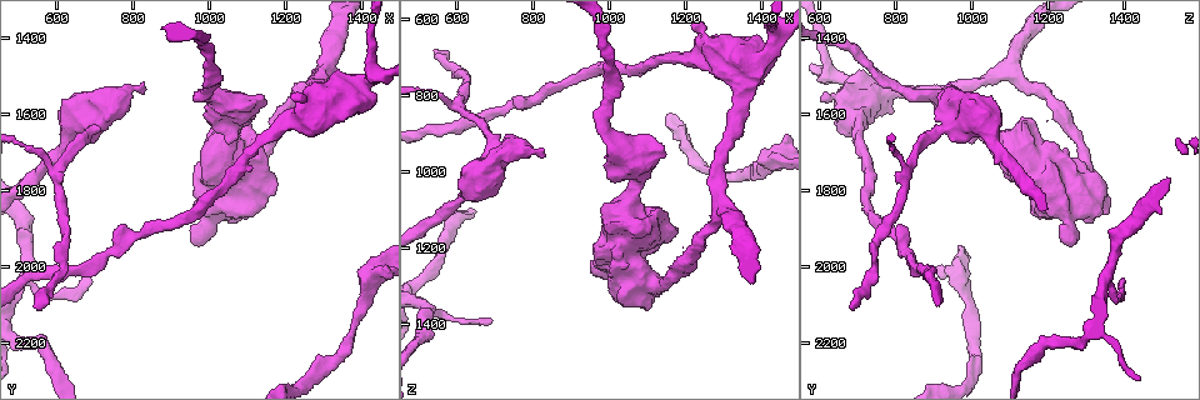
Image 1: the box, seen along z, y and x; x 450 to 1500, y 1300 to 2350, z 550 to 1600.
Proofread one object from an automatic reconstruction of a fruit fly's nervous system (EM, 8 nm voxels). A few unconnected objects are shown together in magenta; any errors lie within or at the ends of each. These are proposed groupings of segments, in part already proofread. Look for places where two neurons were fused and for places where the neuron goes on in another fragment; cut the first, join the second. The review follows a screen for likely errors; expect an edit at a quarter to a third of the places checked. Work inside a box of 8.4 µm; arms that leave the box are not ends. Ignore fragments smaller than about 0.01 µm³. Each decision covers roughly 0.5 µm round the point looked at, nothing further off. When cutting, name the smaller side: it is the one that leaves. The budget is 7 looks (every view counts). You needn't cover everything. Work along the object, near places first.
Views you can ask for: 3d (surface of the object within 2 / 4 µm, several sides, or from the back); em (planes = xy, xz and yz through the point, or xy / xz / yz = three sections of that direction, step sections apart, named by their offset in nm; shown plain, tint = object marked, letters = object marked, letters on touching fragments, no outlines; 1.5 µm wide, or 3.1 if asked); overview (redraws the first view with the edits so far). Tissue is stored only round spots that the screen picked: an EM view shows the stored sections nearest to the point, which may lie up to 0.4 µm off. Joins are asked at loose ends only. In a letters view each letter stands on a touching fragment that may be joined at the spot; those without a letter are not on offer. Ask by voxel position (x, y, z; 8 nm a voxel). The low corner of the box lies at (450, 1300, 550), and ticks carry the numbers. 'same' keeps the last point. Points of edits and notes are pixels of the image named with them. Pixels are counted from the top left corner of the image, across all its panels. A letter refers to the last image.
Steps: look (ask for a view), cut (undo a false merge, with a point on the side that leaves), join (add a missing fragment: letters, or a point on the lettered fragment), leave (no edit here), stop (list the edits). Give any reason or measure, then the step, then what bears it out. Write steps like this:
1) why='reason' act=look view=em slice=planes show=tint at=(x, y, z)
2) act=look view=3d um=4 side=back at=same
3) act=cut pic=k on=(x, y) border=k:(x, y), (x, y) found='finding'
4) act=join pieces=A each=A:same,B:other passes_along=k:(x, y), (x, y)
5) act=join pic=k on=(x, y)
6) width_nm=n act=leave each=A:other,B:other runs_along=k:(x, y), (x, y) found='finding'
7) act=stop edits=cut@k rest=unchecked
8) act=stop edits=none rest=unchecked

why='branch stops here' act=look view=3d um=4 at=(670, 2035, 1400)

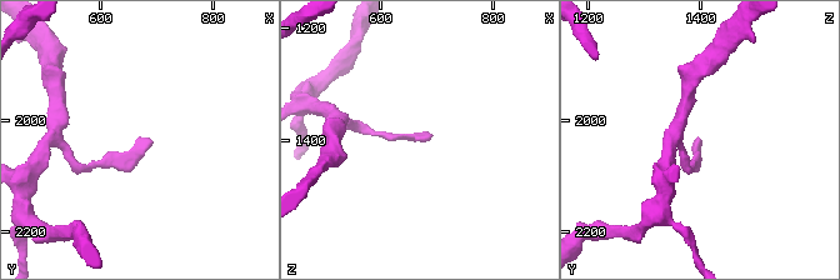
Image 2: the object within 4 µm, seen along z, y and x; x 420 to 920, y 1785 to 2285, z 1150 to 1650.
why='need the tissue' act=look view=em slice=planes show=letters at=(675, 2025, 1400)

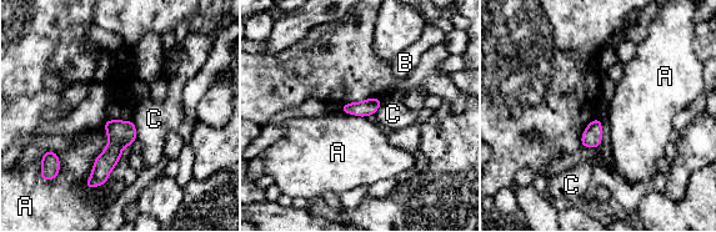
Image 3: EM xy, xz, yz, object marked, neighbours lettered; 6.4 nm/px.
width_nm=110 act=leave each=A:other,B:other,C:other border=3:(104, 126), (89, 188) found='none of them fits'

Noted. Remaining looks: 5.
why='thick turns thin' act=look view=3d um=4 at=(595, 1760, 830)

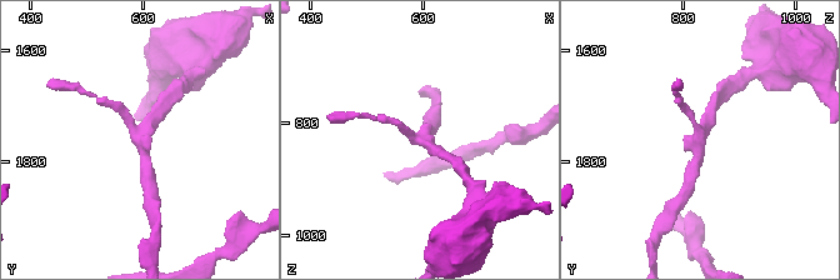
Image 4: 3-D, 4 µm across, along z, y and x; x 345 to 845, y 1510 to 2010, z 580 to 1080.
act=look view=em slice=planes show=plain at=(595, 1755, 825)

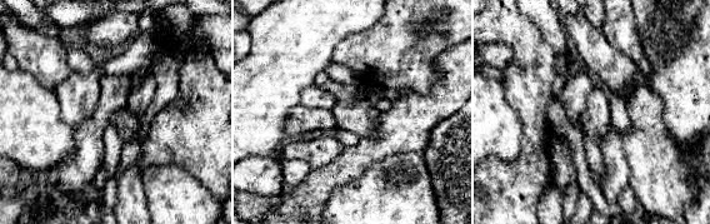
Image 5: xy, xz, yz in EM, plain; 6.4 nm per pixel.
act=look view=em slice=planes show=letters at=same

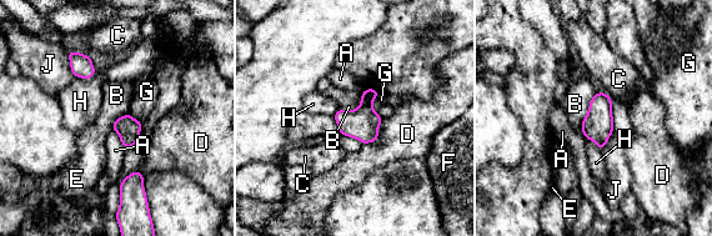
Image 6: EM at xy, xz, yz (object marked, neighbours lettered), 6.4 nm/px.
act=leave each=A:other,B:other,C:other,D:other,E:other,F:other,G:other,H:other,J:other border=6:(361, 93), (355, 109), (340, 109) found='continuous, no second neuron'

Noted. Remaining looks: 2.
act=stop edits=none rest=unchecked

